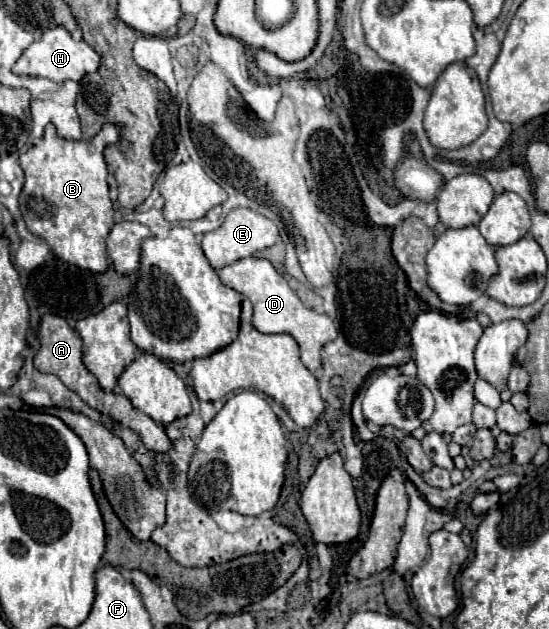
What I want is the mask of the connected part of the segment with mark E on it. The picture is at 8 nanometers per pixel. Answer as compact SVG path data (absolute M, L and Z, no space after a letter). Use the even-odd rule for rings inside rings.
M234 209L226 215L224 223L216 229L204 235L202 239L202 251L206 255L206 259L210 261L210 265L220 271L226 265L232 265L238 259L250 257L256 251L262 251L266 247L272 247L278 241L278 227L266 219L264 215L252 211L252 209Z

